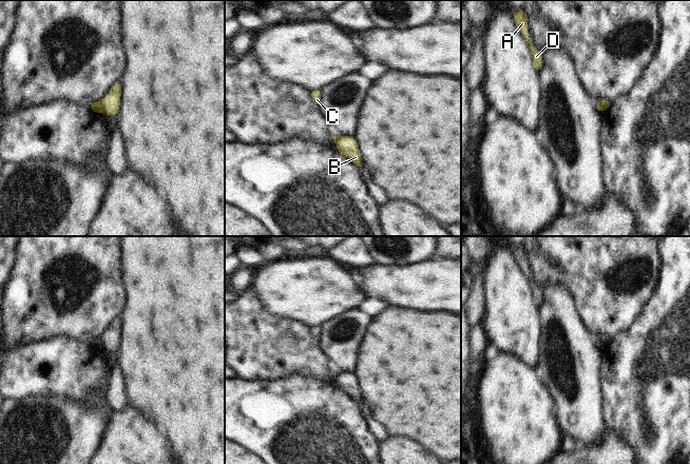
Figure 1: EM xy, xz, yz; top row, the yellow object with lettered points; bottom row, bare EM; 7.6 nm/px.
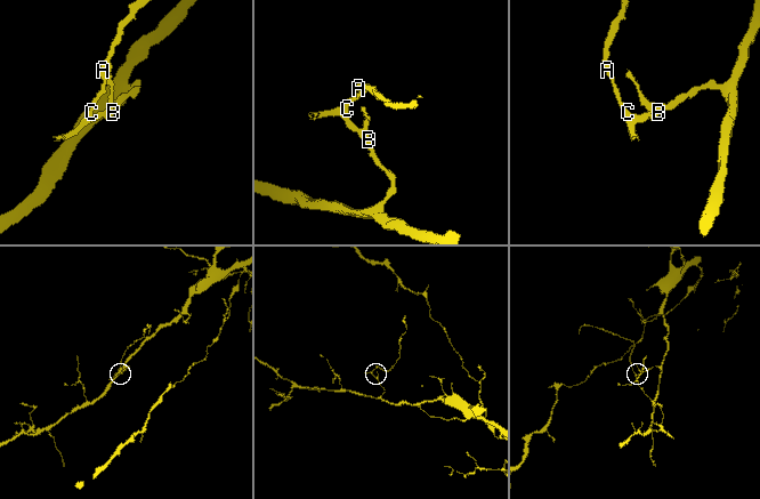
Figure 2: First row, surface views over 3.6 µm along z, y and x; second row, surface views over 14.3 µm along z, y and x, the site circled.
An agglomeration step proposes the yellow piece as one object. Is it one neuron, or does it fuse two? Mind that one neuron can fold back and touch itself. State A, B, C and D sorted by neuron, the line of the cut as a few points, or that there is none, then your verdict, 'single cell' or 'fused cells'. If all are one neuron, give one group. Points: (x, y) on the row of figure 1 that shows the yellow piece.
A C D / B | xy (99, 101), (102, 111) | fused cells

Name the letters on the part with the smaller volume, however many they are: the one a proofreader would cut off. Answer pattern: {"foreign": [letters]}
{"foreign": ["A", "C", "D"]}

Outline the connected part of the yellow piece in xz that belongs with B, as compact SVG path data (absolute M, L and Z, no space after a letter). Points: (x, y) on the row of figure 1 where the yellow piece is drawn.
M341 136L336 142L341 155L349 157L360 169L364 168L359 153L359 146L353 136Z

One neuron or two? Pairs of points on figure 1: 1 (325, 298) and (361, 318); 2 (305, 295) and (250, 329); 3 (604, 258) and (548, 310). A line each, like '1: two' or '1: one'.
1: two
2: two
3: two

